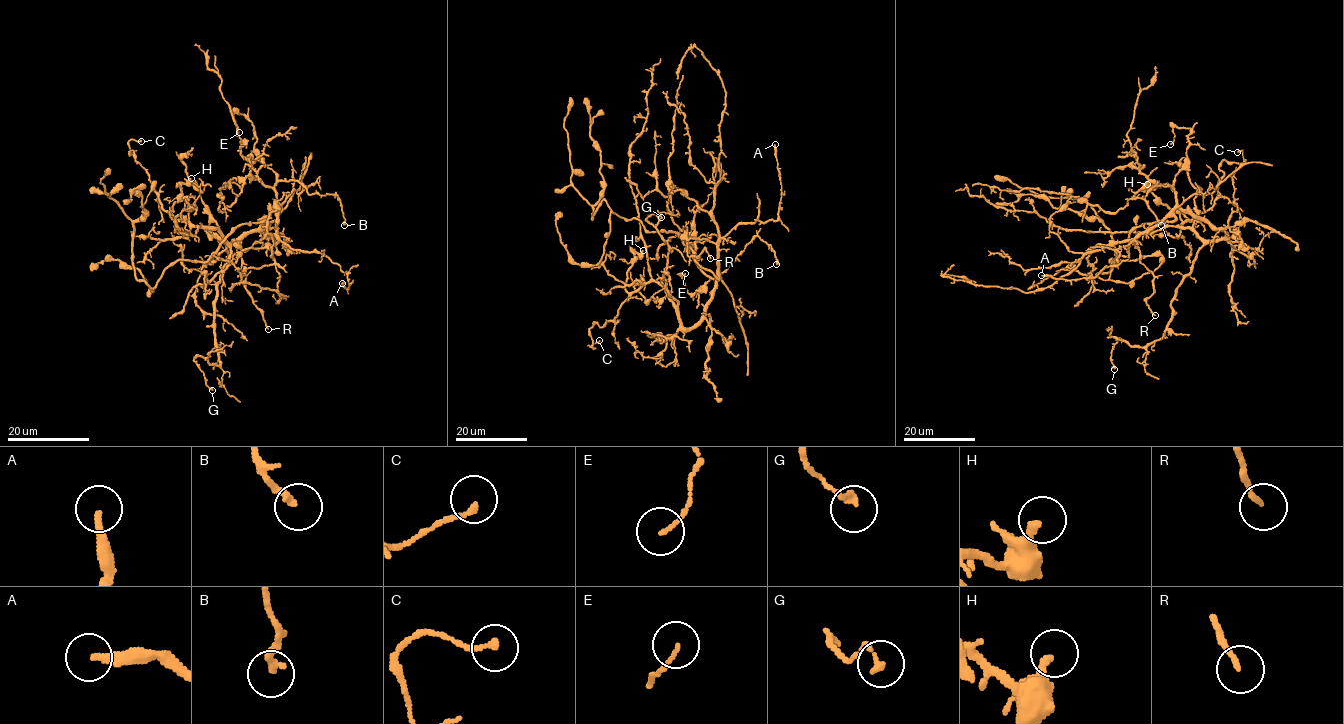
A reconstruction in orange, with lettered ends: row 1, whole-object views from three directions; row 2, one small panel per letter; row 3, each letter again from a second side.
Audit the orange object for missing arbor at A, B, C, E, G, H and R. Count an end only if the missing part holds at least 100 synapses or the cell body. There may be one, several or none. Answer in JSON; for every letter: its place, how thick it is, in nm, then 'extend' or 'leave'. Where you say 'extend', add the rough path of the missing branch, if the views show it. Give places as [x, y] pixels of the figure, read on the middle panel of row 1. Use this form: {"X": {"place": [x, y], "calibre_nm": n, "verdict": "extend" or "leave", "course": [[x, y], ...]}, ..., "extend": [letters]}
{"A": {"place": [775, 144], "calibre_nm": 260, "verdict": "leave"}, "B": {"place": [776, 264], "calibre_nm": 240, "verdict": "leave"}, "C": {"place": [599, 340], "calibre_nm": 190, "verdict": "leave"}, "E": {"place": [685, 273], "calibre_nm": 100, "verdict": "leave"}, "G": {"place": [661, 217], "calibre_nm": 190, "verdict": "leave"}, "H": {"place": [643, 250], "calibre_nm": 240, "verdict": "leave"}, "R": {"place": [710, 258], "calibre_nm": 150, "verdict": "leave"}, "extend": []}

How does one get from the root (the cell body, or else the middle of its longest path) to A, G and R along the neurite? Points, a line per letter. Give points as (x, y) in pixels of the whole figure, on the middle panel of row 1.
A: (718, 279), (719, 240), (738, 224), (777, 219), (781, 182), (775, 144)
G: (718, 279), (705, 314), (692, 327), (684, 328), (663, 275), (668, 244), (645, 220), (654, 214), (661, 217)
R: (718, 279), (716, 245), (704, 239), (686, 241), (689, 256), (697, 256), (705, 249), (710, 258)

